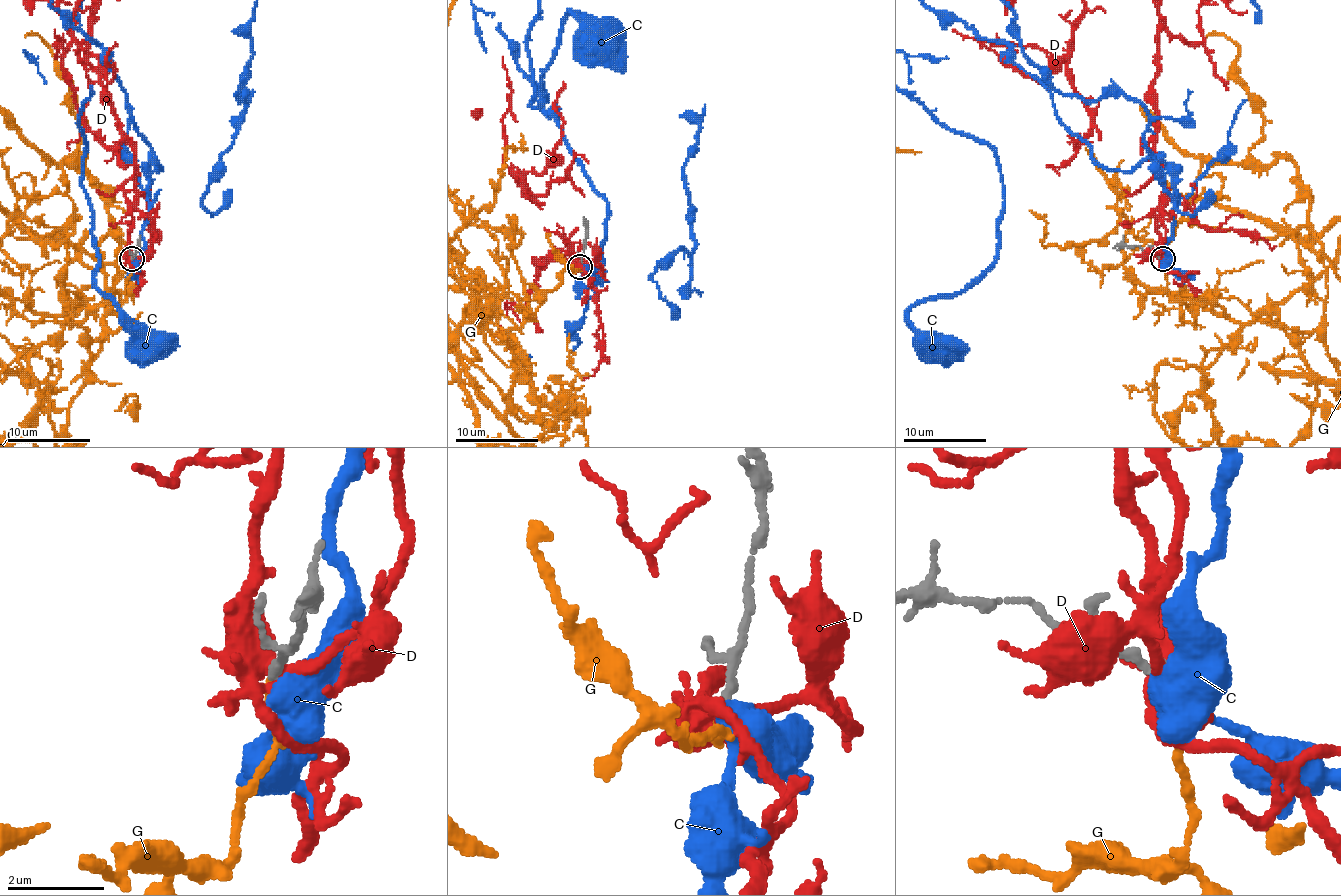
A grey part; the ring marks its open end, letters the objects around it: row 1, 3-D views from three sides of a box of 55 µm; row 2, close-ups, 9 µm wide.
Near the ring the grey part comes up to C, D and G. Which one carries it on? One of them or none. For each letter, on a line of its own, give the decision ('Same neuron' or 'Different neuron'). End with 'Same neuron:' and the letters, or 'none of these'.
C: Different neuron
D: Different neuron
G: Same neuron
Same neuron: G

